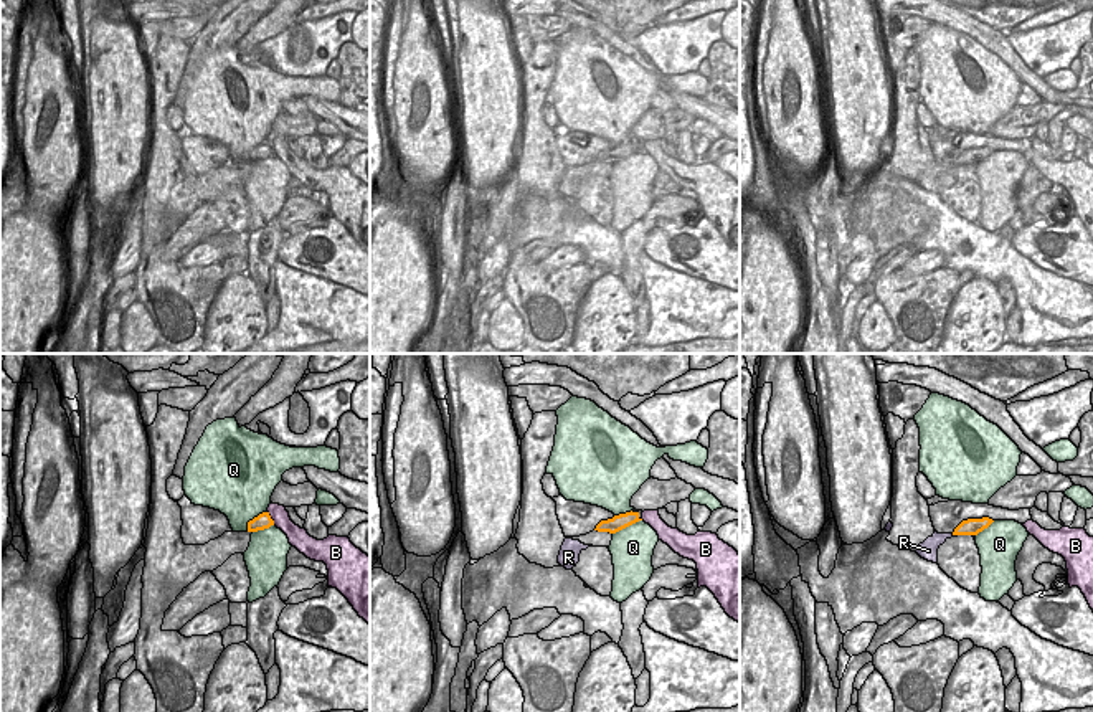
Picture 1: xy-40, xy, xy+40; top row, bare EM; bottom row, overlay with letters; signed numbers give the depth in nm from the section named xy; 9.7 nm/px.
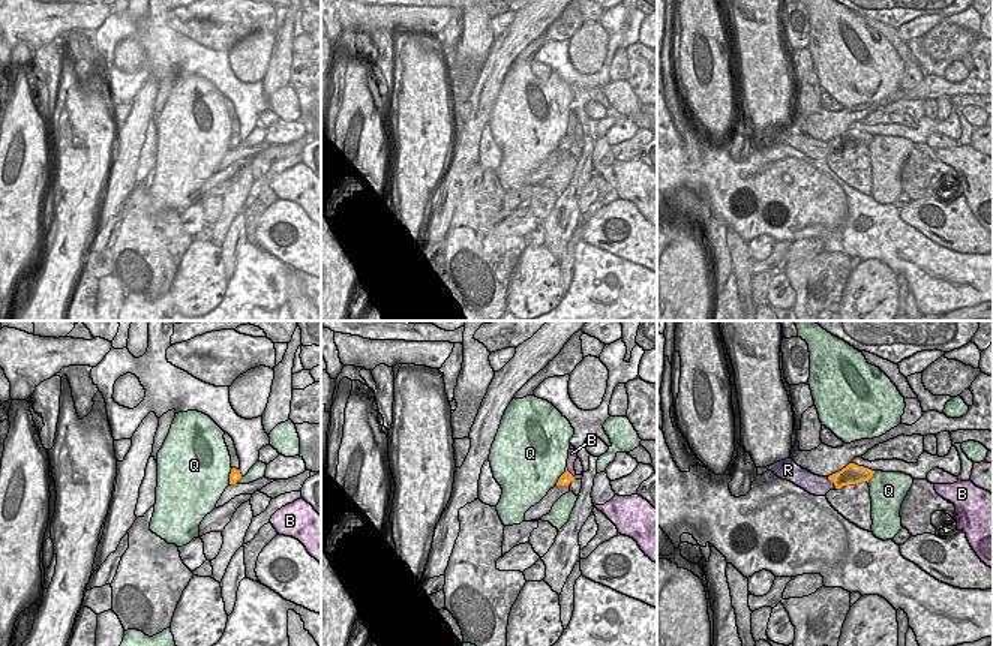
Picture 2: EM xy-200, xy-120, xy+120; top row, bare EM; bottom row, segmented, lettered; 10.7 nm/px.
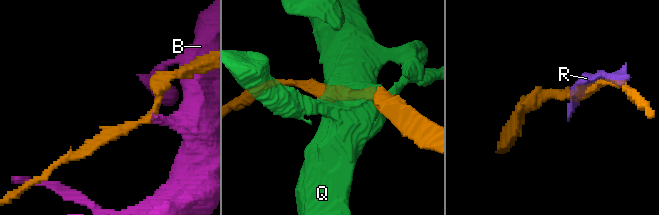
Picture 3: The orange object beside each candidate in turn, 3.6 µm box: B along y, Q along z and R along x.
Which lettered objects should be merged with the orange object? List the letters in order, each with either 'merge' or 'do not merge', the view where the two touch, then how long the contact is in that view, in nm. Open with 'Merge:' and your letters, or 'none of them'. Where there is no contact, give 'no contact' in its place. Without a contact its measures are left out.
Merge: none of them
B: do not merge; meets orange in xy-40; contact 160 nm long
Q: do not merge; meets orange in xy; contact 320 nm long
R: do not merge; meets orange in xy+40; contact 70 nm long

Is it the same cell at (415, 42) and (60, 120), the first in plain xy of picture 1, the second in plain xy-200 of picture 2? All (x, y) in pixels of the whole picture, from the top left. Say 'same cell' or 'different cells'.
different cells

